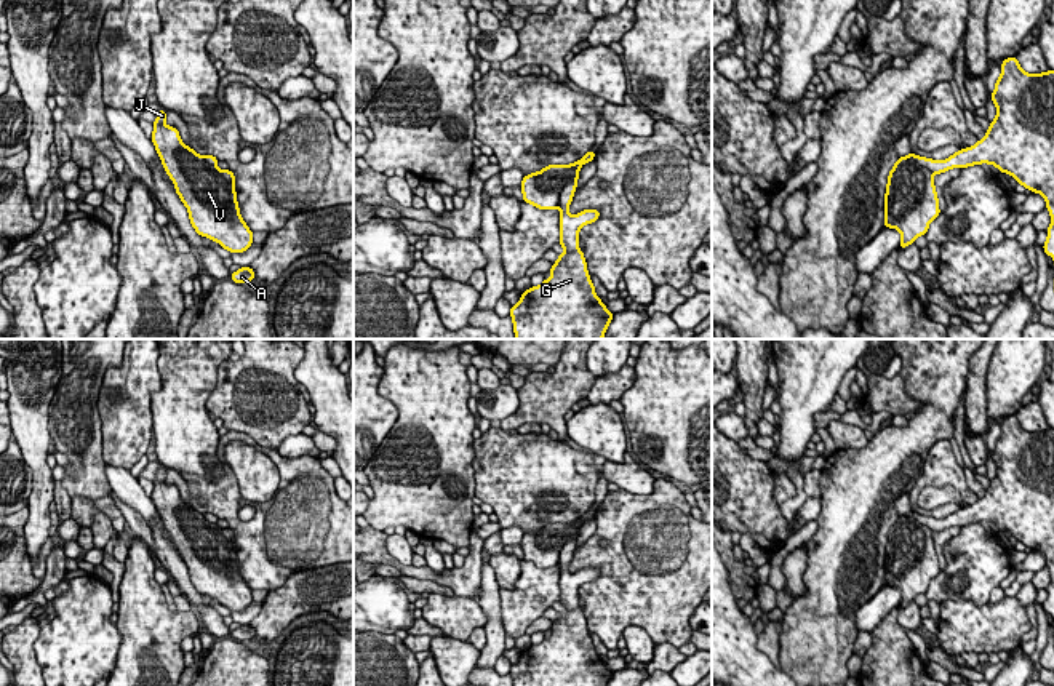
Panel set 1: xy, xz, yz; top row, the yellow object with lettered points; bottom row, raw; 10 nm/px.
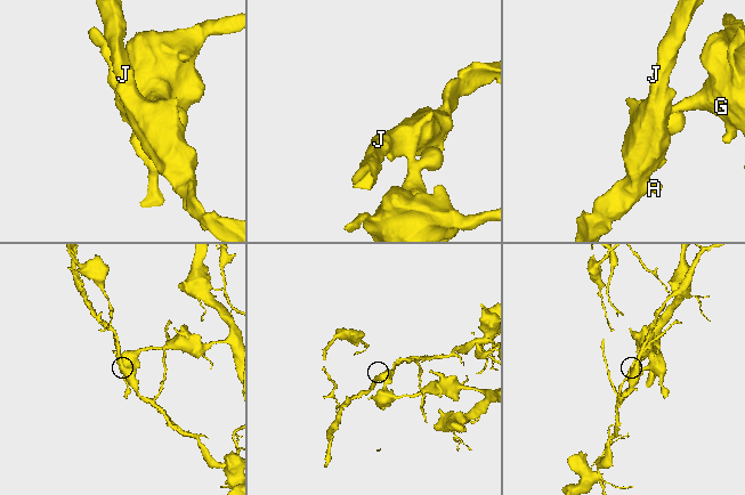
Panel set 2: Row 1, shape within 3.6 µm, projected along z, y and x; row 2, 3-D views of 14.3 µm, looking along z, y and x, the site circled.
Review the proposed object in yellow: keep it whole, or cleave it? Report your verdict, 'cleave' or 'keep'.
cleave

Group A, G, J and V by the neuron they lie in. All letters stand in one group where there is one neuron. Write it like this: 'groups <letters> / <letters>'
groups A J V / G

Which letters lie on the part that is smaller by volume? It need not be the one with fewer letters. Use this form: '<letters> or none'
A, J, V

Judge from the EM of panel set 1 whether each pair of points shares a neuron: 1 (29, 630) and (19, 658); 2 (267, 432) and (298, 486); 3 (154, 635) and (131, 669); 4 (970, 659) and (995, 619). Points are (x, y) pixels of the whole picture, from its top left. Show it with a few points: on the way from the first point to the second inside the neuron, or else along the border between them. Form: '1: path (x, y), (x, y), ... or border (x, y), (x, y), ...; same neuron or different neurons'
1: path (23, 637), (19, 640), (19, 651); same neuron
2: border (242, 432), (263, 446), (275, 450); different neurons
3: path (149, 643), (149, 651), (139, 661); same neuron
4: border (978, 653), (960, 651), (952, 656); different neurons

